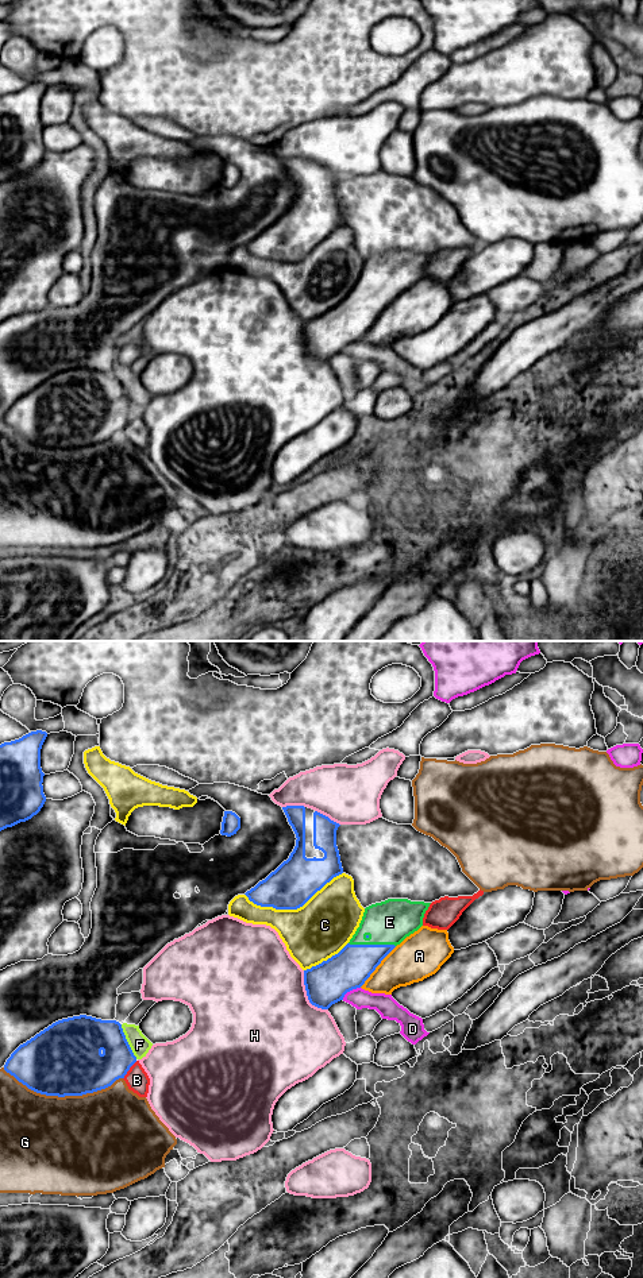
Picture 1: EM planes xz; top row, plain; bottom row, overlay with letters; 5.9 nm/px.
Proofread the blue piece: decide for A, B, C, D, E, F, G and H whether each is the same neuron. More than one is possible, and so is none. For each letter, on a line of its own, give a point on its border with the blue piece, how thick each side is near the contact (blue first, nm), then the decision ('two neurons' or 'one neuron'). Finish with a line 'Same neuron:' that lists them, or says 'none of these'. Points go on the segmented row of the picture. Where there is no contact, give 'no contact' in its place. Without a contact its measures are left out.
A: xz (377, 965) | 240/260 nm | two neurons
B: xz (129, 1069) | 260/140 nm | two neurons
C: xz (293, 908) | 280/360 nm | two neurons
D: xz (350, 989) | 260/120 nm | two neurons
E: xz (372, 945) | 240/260 nm | one neuron
F: xz (127, 1042) | 240/120 nm | two neurons
G: xz (62, 1096) | 440/500 nm | two neurons
H: xz (307, 995) | 260/500 nm | two neurons
Same neuron: E

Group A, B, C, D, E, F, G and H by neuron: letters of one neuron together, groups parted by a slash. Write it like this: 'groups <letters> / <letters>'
groups A / B / C / D / E / F / G / H

